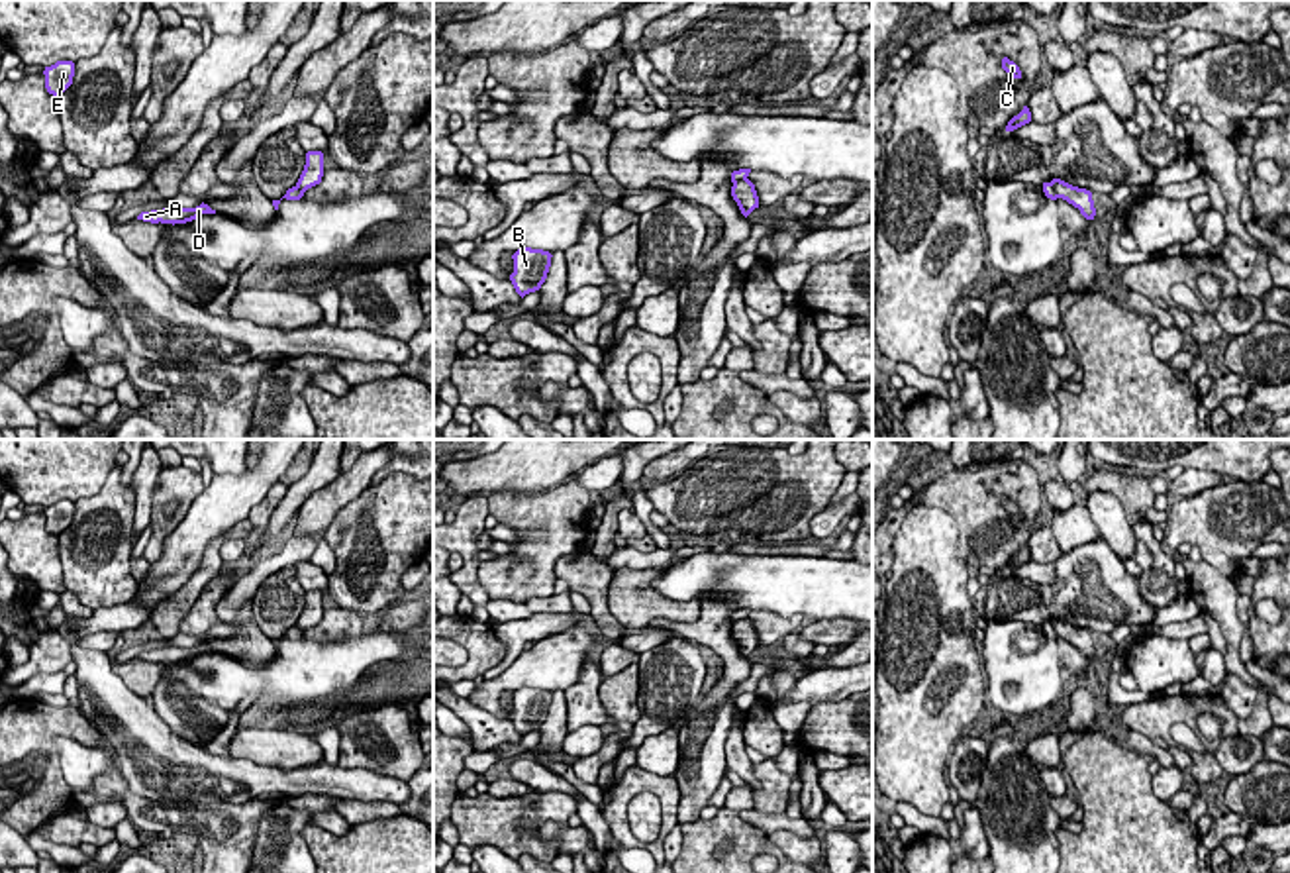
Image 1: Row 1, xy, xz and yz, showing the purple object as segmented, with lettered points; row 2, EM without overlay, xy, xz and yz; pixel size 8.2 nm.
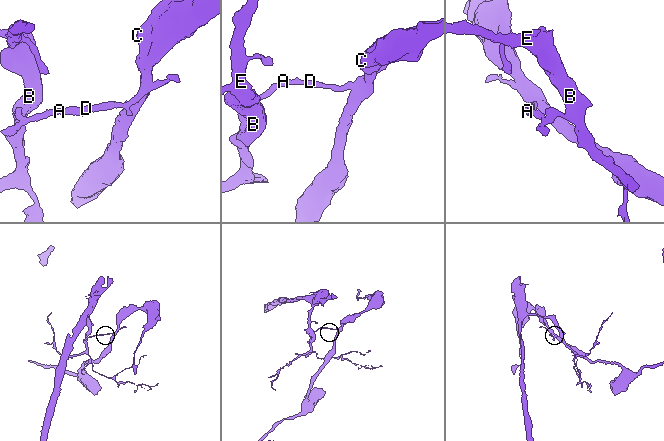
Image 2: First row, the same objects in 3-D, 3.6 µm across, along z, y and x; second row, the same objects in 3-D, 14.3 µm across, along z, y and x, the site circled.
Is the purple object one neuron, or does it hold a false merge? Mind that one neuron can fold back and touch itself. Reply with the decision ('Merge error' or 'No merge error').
Merge error

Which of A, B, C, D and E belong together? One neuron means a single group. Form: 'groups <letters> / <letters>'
groups A B D E / C

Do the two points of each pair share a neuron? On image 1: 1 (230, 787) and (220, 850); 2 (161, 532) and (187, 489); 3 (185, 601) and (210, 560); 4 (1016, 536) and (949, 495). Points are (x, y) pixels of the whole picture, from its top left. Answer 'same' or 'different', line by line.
1: different
2: same
3: same
4: same

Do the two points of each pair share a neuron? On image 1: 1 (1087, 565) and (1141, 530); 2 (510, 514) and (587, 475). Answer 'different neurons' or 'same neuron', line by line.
1: different neurons
2: different neurons

